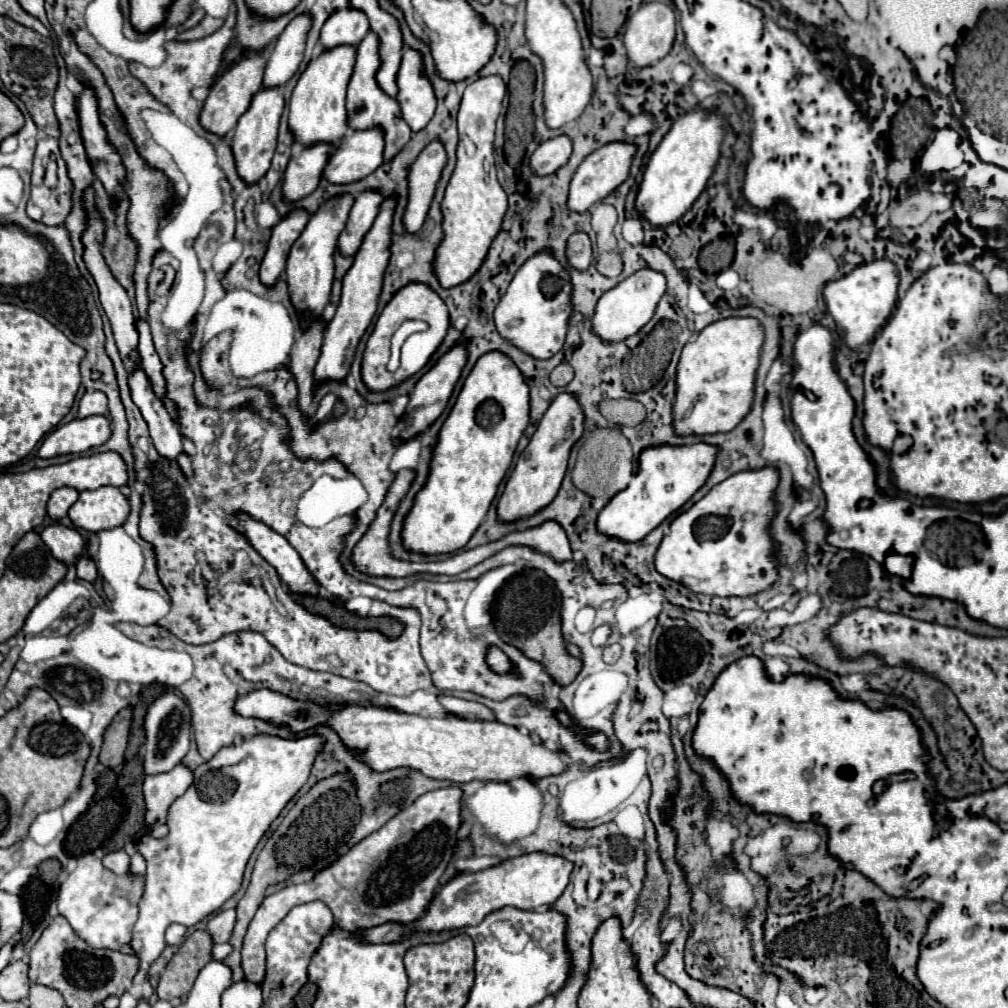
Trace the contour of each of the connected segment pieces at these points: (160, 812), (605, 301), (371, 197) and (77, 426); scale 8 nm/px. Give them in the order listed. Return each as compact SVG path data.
M179 765L171 773L161 773L159 777L143 779L143 799L145 799L145 825L155 829L165 823L171 803L181 797L193 781L193 773Z
M643 269L603 293L595 305L595 313L591 317L591 329L593 335L597 335L603 343L617 343L631 335L635 335L655 313L655 307L659 299L663 297L667 289L665 277L661 273L655 273L651 269Z
M359 193L359 197L355 197L355 205L351 207L347 225L337 243L343 257L353 257L359 251L367 231L373 227L373 221L381 211L381 203L383 197L379 197L379 193Z
M105 415L73 419L51 431L41 443L37 455L41 459L49 459L57 455L83 453L103 445L109 435L111 435L111 425L107 425Z

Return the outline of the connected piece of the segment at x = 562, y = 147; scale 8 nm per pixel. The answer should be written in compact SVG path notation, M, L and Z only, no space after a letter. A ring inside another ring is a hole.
M561 135L561 137L553 137L545 143L541 143L533 155L529 157L529 167L535 171L535 175L551 175L555 173L559 167L563 167L567 163L567 157L571 155L571 141L569 137Z

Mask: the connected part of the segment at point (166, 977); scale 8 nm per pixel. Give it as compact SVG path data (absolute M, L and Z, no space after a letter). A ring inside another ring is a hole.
M195 931L191 933L179 951L171 957L165 971L161 973L157 995L159 999L171 1001L181 999L191 991L191 985L205 961L211 959L211 937L207 931Z

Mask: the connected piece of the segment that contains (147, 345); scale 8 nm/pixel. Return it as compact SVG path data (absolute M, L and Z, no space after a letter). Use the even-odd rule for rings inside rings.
M137 319L135 321L135 329L139 333L139 355L141 355L141 365L145 369L145 373L149 375L151 383L153 383L153 389L155 393L163 399L165 395L165 379L161 375L161 361L155 353L155 347L153 347L153 341L151 341L151 333L149 333L149 325L145 319Z

